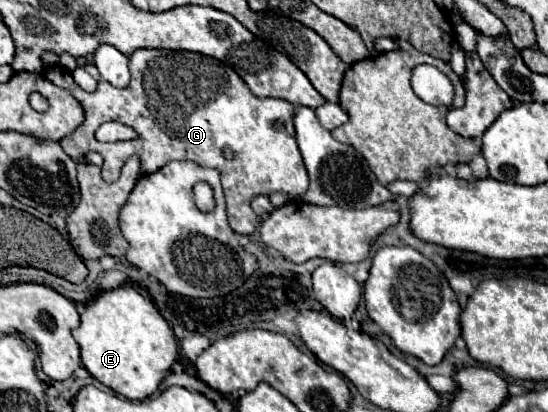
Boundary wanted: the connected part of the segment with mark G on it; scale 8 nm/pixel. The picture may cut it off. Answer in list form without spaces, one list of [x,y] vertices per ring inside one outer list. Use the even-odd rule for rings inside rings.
[[[140,48],[130,56],[130,72],[132,72],[132,80],[126,88],[116,88],[110,82],[100,80],[96,92],[88,94],[74,82],[72,74],[64,70],[62,66],[46,68],[44,76],[52,84],[68,90],[84,106],[84,112],[86,112],[86,120],[80,124],[80,128],[72,132],[70,136],[66,136],[64,140],[60,140],[60,146],[72,160],[82,158],[84,154],[88,154],[88,150],[102,154],[104,158],[102,176],[106,182],[114,182],[120,176],[124,162],[134,154],[140,156],[142,168],[148,174],[160,170],[164,164],[172,160],[190,160],[202,166],[216,168],[222,176],[222,186],[224,186],[226,206],[228,206],[228,222],[232,230],[238,234],[252,234],[258,228],[258,216],[254,214],[250,206],[250,202],[256,196],[270,196],[274,192],[282,192],[290,196],[292,200],[296,200],[308,190],[308,174],[296,144],[296,132],[292,128],[294,106],[290,102],[278,100],[278,98],[256,98],[230,66],[222,64],[216,58],[194,54],[194,52]],[[168,112],[172,112],[174,118],[168,120]],[[104,122],[122,122],[126,126],[132,126],[140,134],[140,138],[132,142],[114,142],[114,144],[98,142],[94,138],[94,132]],[[226,148],[230,148],[234,154],[230,160],[224,158],[222,154]]]

